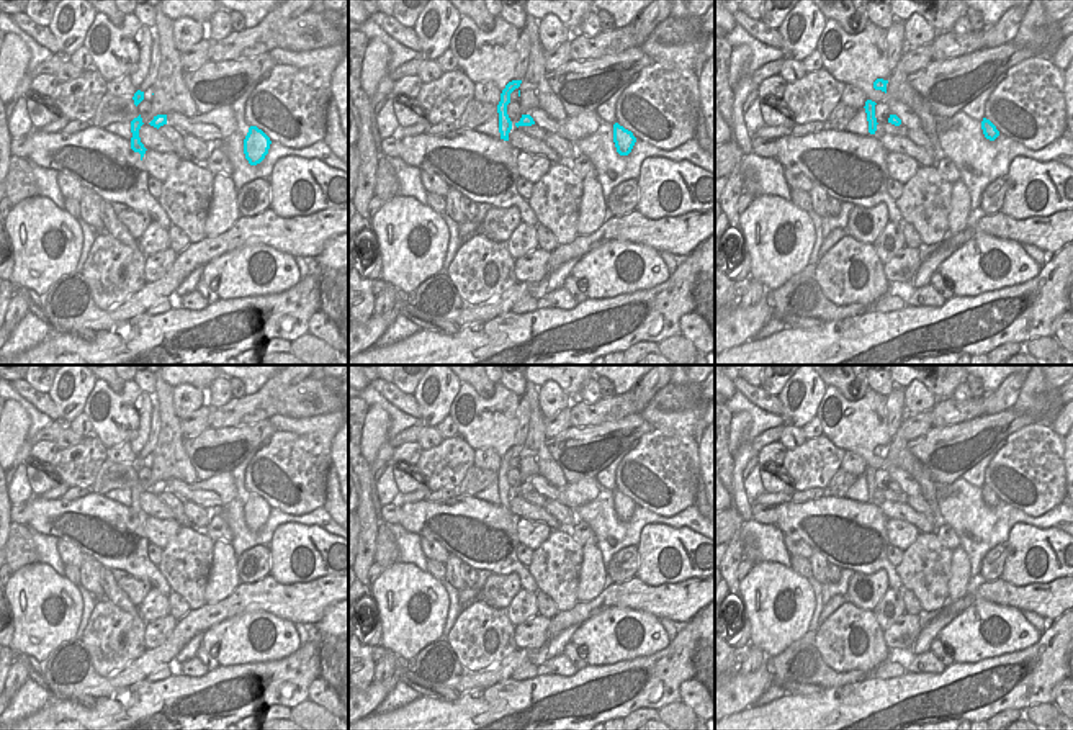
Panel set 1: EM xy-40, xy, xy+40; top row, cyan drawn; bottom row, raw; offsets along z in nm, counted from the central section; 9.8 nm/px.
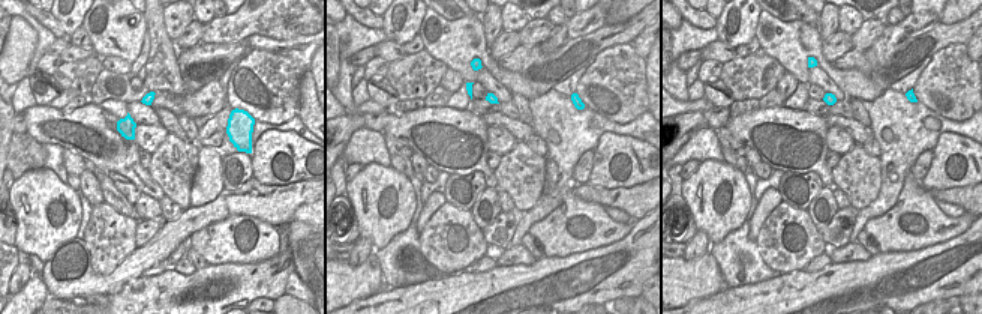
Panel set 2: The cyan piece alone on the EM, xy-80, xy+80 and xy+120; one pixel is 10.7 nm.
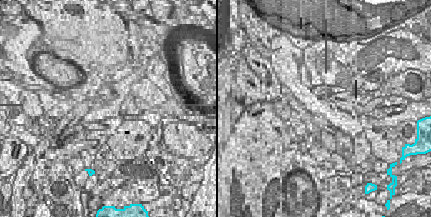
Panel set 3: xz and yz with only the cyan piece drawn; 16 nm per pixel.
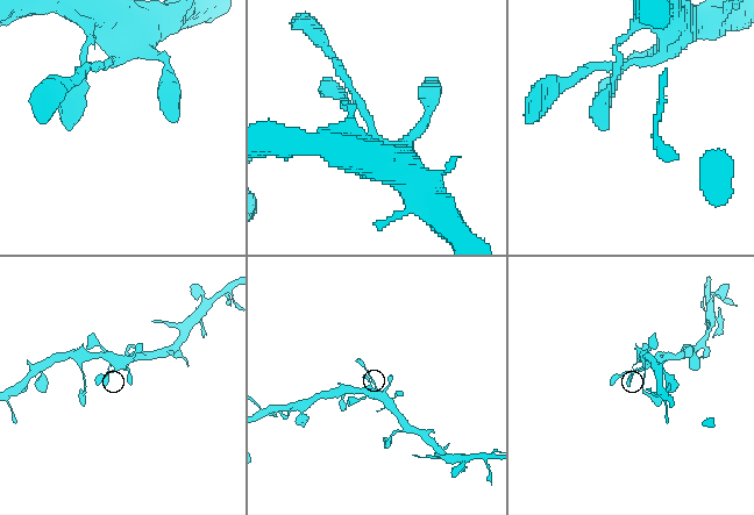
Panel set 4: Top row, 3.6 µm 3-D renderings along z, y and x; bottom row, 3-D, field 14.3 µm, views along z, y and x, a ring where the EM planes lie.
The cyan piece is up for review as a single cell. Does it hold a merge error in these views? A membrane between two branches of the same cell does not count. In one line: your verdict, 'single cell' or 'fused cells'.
single cell

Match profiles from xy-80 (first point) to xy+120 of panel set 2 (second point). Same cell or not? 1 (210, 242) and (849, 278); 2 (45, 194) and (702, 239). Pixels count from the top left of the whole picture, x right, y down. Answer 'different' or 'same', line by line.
1: different
2: different

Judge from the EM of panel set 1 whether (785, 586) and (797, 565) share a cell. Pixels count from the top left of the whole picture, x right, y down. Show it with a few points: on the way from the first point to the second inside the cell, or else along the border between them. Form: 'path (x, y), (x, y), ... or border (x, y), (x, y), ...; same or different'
border (790, 567), (807, 580); different

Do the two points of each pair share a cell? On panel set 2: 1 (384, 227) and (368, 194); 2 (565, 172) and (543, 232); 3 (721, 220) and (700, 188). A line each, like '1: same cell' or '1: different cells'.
1: same cell
2: different cells
3: same cell

